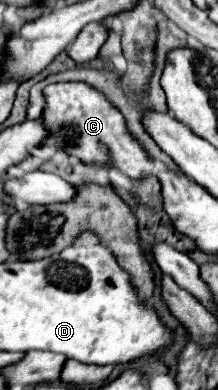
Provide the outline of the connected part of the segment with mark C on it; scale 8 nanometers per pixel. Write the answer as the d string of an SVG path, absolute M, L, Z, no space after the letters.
M60 82L44 88L46 110L44 122L50 130L46 144L62 148L70 156L82 158L86 164L110 164L130 178L142 178L154 172L154 160L146 156L142 146L128 134L124 116L104 98L102 92L84 82Z

